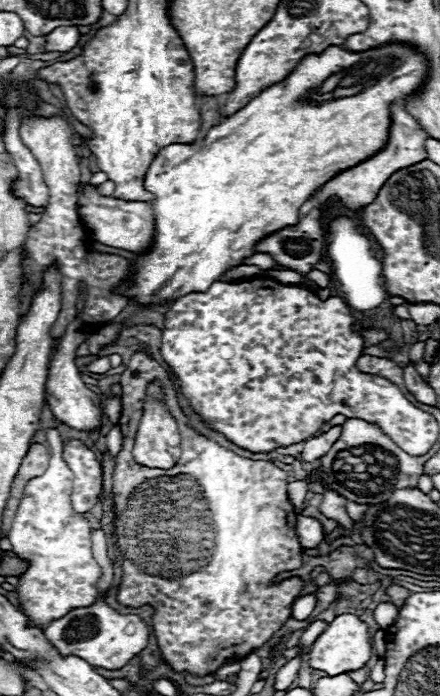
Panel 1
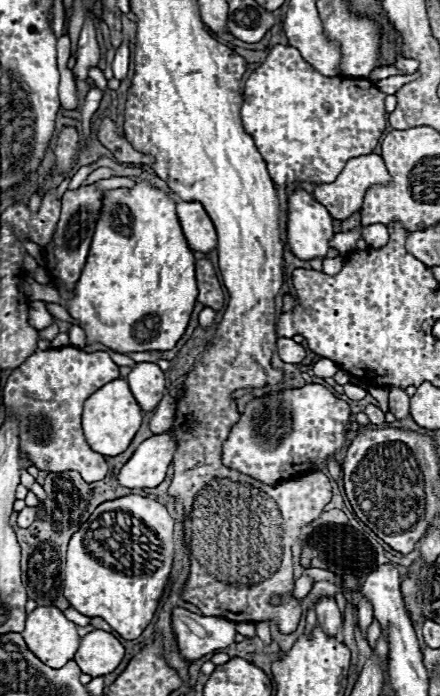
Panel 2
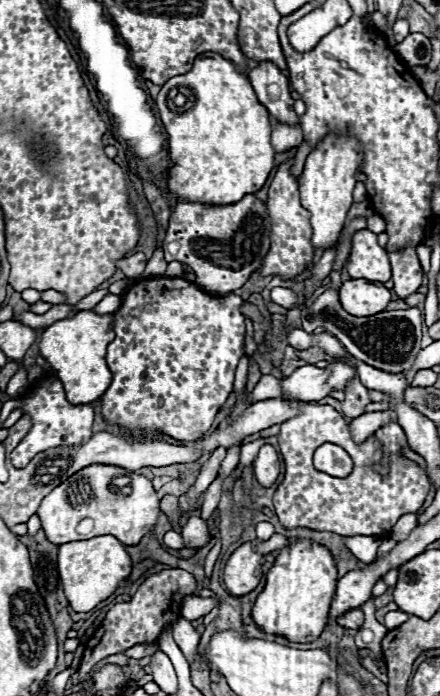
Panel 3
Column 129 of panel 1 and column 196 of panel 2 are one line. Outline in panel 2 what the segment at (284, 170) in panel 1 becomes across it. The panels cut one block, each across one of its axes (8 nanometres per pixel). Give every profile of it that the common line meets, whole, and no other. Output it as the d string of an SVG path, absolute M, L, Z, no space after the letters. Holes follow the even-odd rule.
M142 180L142 182L136 182L132 190L116 188L106 192L104 208L92 238L88 262L82 270L80 280L74 286L72 298L63 300L59 291L49 285L43 285L42 295L42 285L31 277L23 280L22 289L32 301L59 303L66 307L70 316L78 320L82 330L86 332L86 346L102 344L112 352L120 352L120 354L146 352L146 350L170 350L182 338L198 296L194 262L196 260L192 256L192 250L186 244L186 238L182 234L182 228L176 216L176 202L170 200L168 194L164 194L162 190Z

